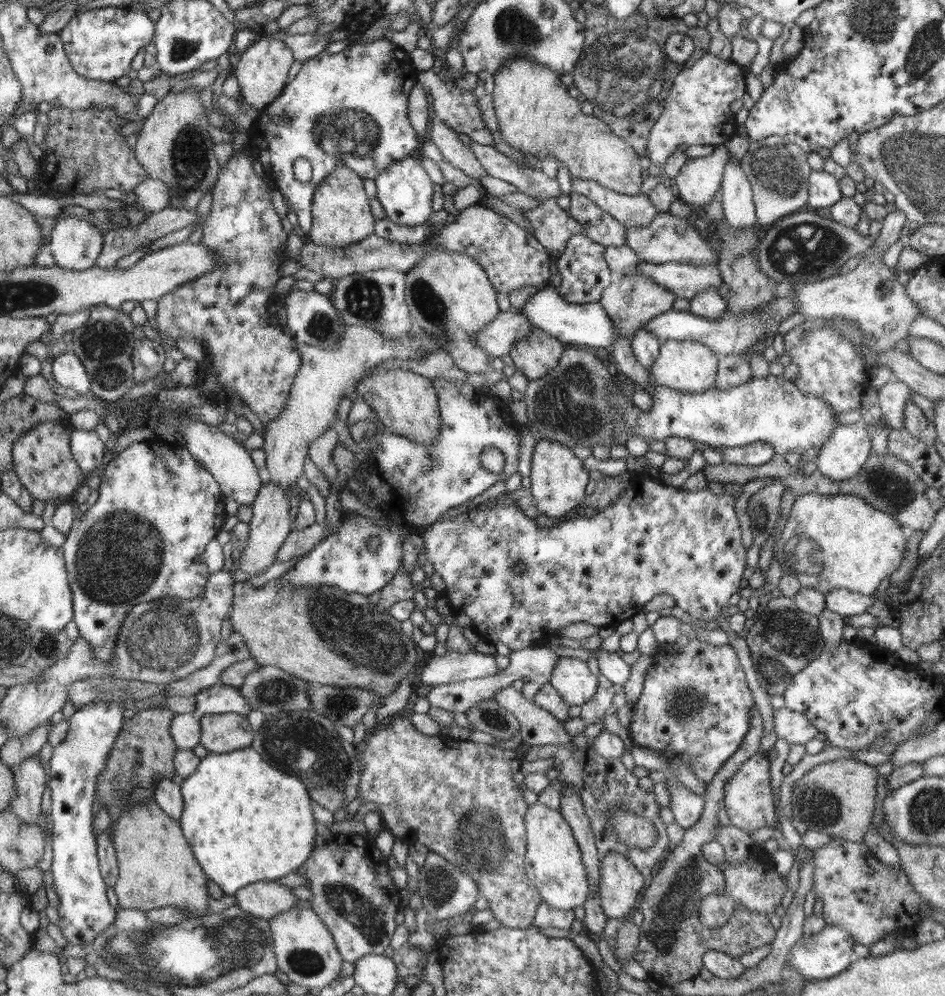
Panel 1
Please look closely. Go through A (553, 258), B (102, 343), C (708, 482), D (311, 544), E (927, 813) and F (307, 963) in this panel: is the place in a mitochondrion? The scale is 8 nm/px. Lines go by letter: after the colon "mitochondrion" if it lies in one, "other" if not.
A: other
B: mitochondrion
C: other
D: other
E: mitochondrion
F: mitochondrion

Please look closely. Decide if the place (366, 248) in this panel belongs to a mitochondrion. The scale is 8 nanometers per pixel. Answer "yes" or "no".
no

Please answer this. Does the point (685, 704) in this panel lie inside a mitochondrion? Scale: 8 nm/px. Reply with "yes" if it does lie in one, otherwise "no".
yes

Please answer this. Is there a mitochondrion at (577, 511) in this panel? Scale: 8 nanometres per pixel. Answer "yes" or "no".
no

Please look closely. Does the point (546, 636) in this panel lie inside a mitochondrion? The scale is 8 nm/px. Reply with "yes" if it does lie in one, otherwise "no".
no

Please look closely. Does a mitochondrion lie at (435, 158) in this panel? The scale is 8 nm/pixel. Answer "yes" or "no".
no

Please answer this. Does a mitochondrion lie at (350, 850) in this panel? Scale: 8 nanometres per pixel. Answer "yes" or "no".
no

